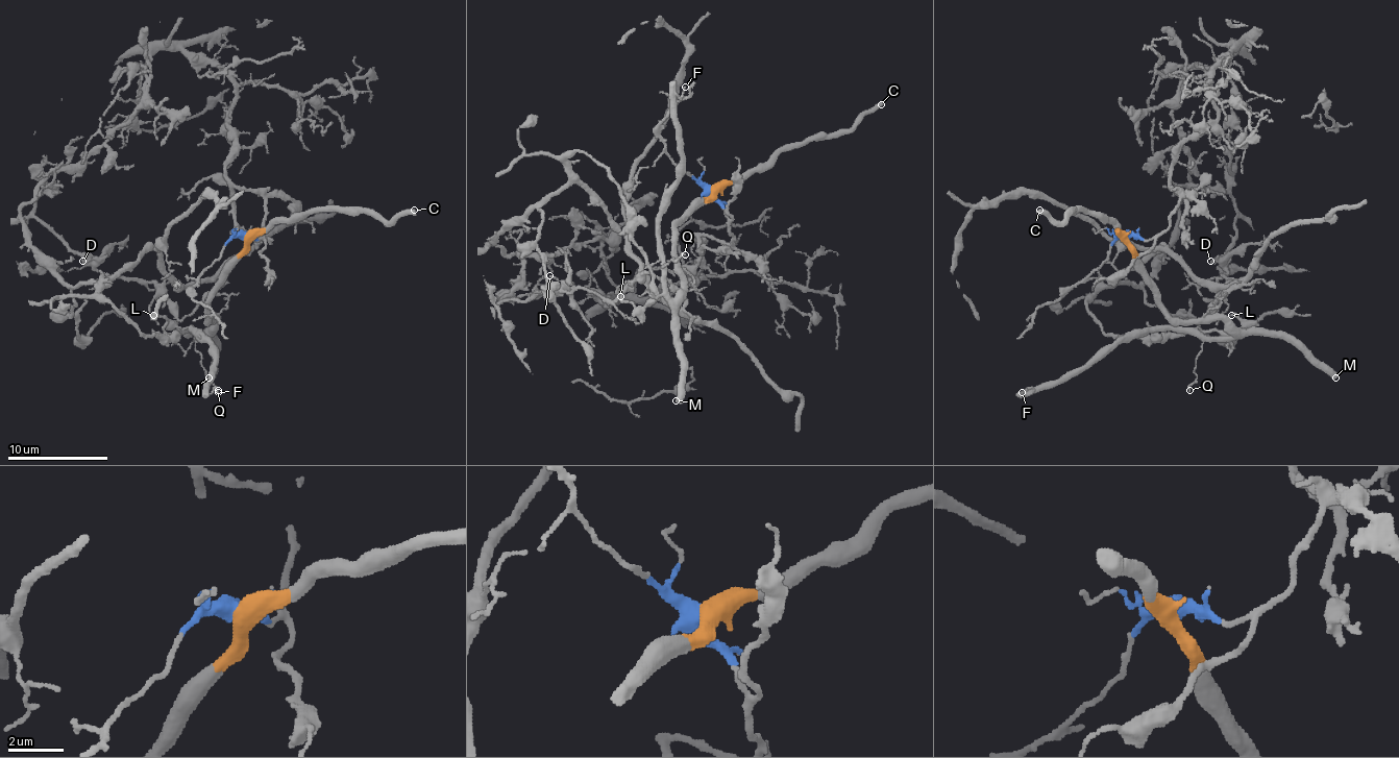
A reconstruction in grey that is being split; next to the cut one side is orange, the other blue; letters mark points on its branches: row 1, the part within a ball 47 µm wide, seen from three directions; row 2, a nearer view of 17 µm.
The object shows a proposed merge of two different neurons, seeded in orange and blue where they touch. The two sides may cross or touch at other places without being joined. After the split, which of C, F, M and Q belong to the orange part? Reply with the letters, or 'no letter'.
C, F, M, Q

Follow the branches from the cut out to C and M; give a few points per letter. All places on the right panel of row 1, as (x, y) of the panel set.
C: (1124, 237), (1109, 221), (1086, 212), (1074, 212), (1061, 221), (1038, 209)
M: (1124, 237), (1129, 251), (1172, 317), (1230, 320), (1243, 329), (1280, 329), (1335, 377)

